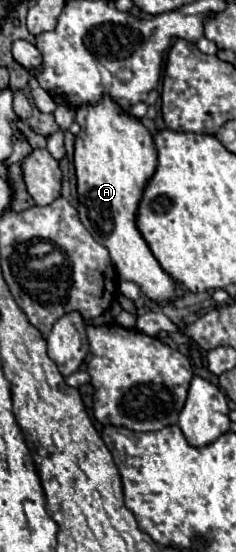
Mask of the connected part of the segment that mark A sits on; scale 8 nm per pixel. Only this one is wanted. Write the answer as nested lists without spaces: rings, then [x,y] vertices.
[[[108,96],[100,98],[94,104],[78,106],[76,122],[82,128],[80,134],[76,136],[76,150],[74,150],[74,166],[76,166],[76,176],[78,176],[78,202],[80,202],[78,212],[80,212],[82,224],[102,246],[108,248],[120,280],[136,282],[140,286],[140,290],[152,300],[170,300],[176,290],[176,284],[160,268],[158,260],[152,256],[148,244],[144,242],[142,234],[138,232],[138,228],[134,224],[136,206],[142,196],[142,190],[144,190],[148,178],[156,170],[156,146],[154,146],[154,140],[152,140],[148,128],[138,118],[128,114],[122,106],[116,106],[116,102]]]

